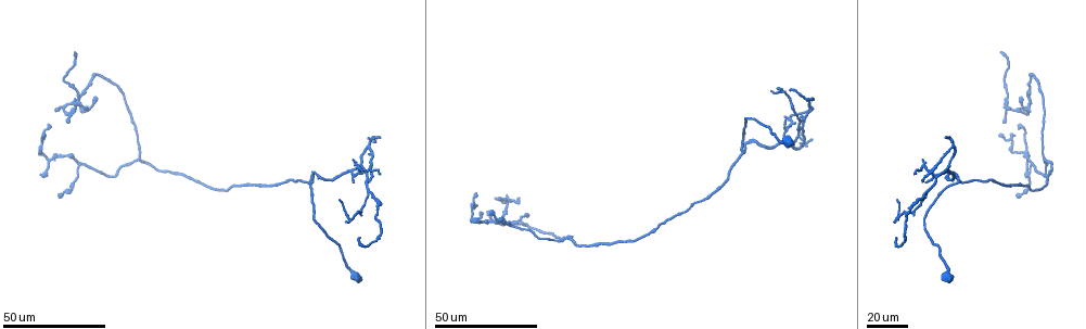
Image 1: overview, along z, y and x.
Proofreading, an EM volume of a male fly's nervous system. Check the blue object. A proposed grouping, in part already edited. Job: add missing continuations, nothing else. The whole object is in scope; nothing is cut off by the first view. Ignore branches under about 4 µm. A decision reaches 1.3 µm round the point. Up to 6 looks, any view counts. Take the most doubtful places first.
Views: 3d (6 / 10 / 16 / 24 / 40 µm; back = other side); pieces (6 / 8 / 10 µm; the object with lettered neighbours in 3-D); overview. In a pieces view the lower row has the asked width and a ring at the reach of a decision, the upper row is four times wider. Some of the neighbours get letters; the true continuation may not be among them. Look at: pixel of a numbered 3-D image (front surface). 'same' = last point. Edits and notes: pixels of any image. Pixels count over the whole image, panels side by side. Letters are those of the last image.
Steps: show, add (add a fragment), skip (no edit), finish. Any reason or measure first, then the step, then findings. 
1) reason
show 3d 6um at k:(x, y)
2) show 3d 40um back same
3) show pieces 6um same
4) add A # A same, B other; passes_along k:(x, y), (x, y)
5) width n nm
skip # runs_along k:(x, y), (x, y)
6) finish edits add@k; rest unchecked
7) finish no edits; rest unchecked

branch stops here
show 3d 24um at 1:(369, 183)

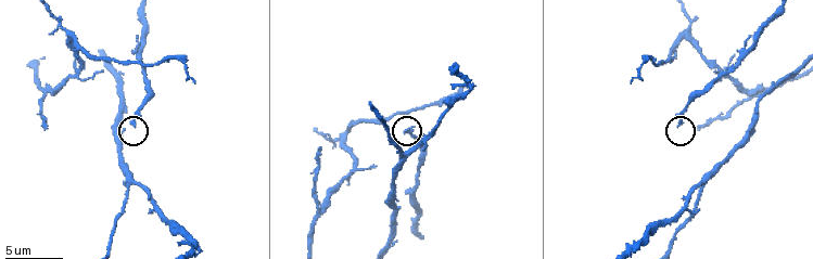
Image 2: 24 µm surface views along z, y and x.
show pieces 10um at 2:(132, 125)

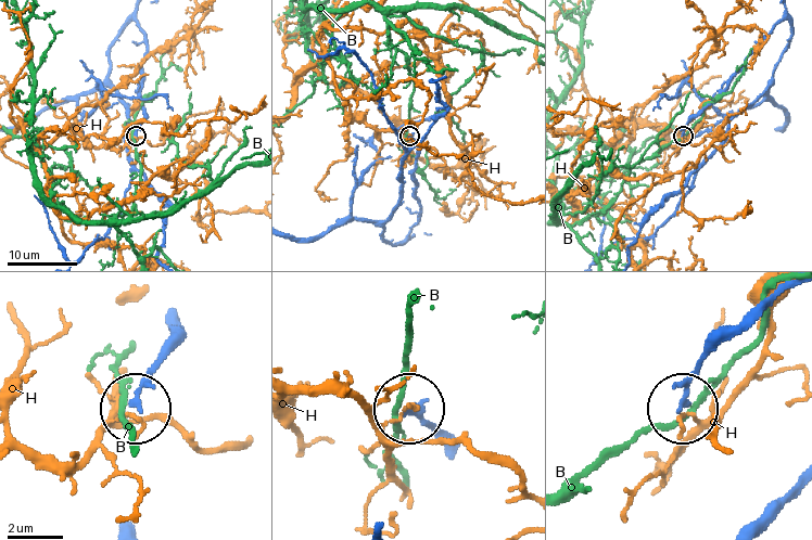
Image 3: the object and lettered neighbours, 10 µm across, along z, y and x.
width 170 nm
skip # B other, H other; runs_along 3:(770, 293), (707, 356), (681, 402); no lettered fragment goes on from it

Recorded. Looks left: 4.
an open end
show pieces 6um at 2:(317, 150)

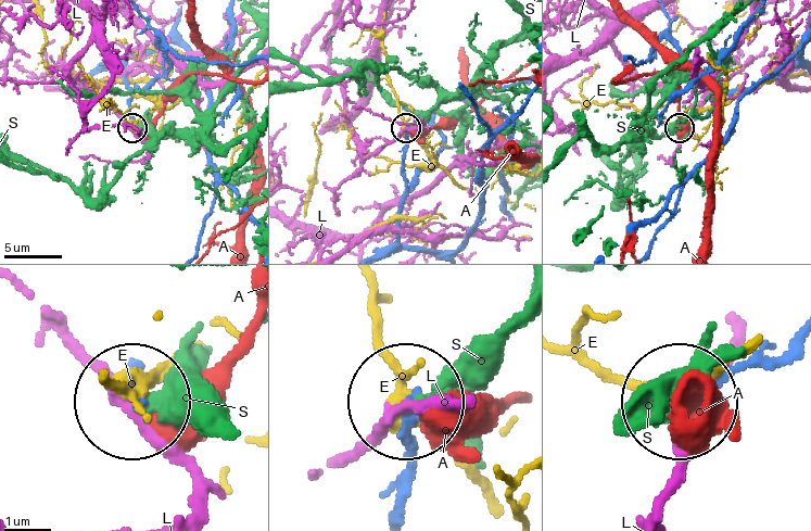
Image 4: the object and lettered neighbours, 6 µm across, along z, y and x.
skip # A other, E other, L other, S other; runs_along 4:(394, 503), (406, 402); none of them fits

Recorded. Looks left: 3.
show 3d 24um at 1:(947, 137)

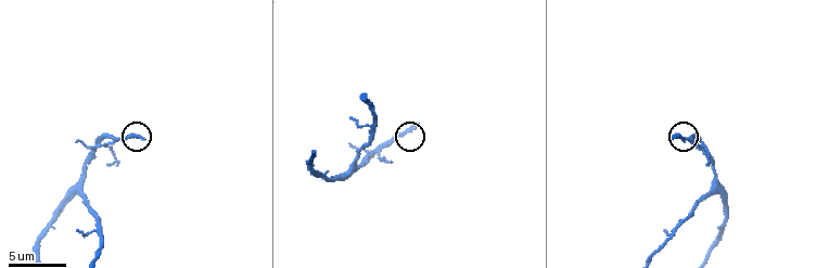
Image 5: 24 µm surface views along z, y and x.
zoom in
show 3d 6um at 5:(671, 138)

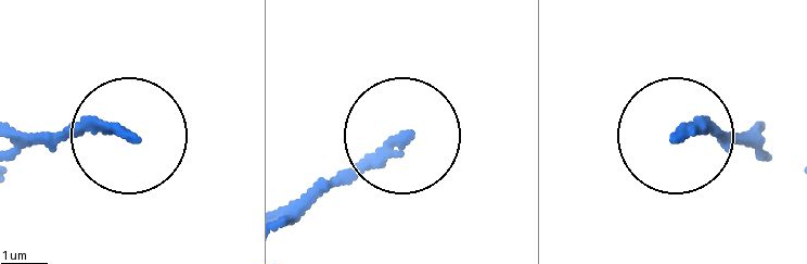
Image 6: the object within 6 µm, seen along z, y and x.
show pieces 10um at 6:(404, 139)

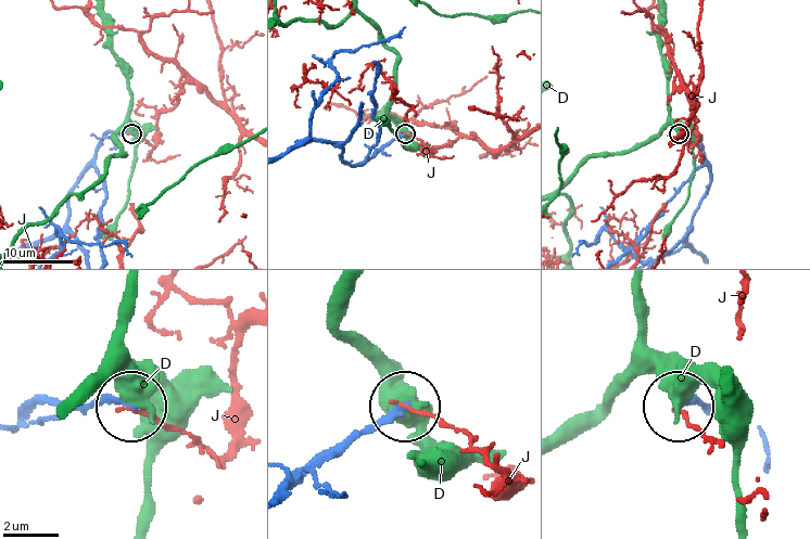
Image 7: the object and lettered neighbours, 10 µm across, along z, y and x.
skip # D other, J other; runs_along 7:(30, 424), (100, 402), (126, 408); none of them fits

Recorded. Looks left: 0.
finish no edits; rest unchecked

